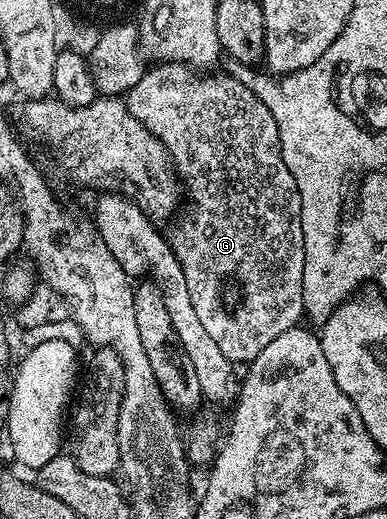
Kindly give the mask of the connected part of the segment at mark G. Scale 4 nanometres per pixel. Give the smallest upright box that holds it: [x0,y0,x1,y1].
[124,61,305,365]

